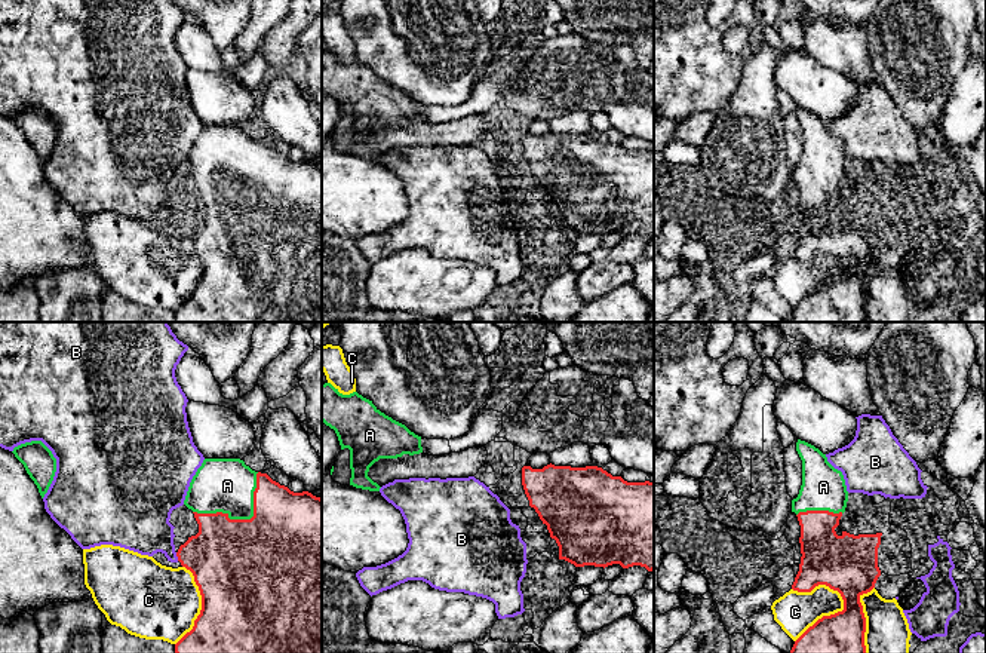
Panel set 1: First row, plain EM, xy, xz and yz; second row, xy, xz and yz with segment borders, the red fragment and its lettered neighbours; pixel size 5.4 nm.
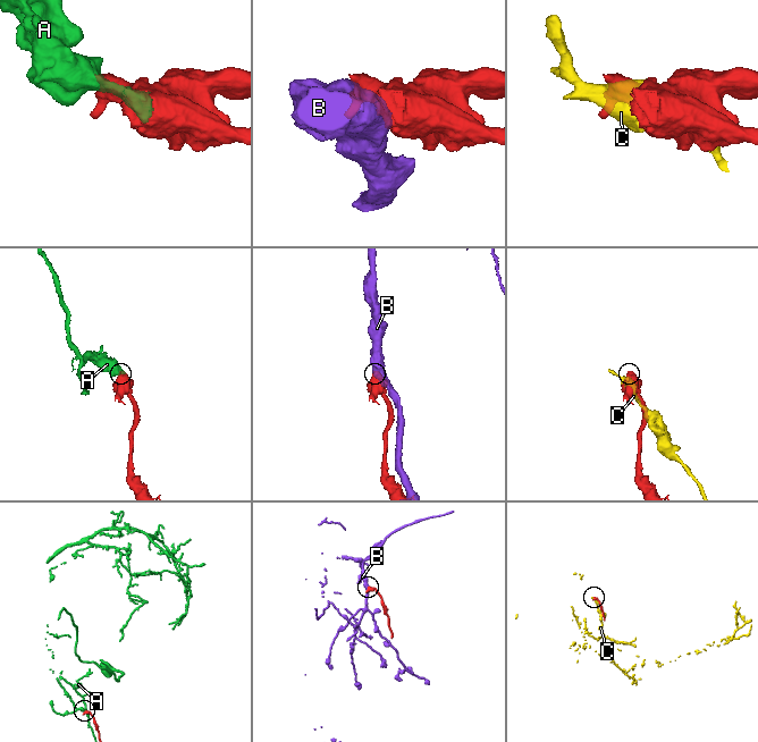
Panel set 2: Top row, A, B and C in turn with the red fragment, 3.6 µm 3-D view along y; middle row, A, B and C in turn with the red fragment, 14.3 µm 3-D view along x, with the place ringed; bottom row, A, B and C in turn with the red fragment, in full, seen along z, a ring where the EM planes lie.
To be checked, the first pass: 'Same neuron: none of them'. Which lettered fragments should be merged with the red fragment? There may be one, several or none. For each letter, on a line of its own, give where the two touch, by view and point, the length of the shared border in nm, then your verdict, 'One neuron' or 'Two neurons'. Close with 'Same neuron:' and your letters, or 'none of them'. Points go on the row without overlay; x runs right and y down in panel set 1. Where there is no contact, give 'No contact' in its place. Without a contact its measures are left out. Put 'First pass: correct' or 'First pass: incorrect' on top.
First pass: incorrect
A: Touches red at xy (243, 187). Shared border 420 nm. One neuron
B: Touches red at xy (177, 223). Shared border 50 nm. Two neurons
C: Touches red at yz (828, 284). Shared border 360 nm. Two neurons
Same neuron: A

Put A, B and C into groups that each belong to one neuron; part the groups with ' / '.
A / B / C

